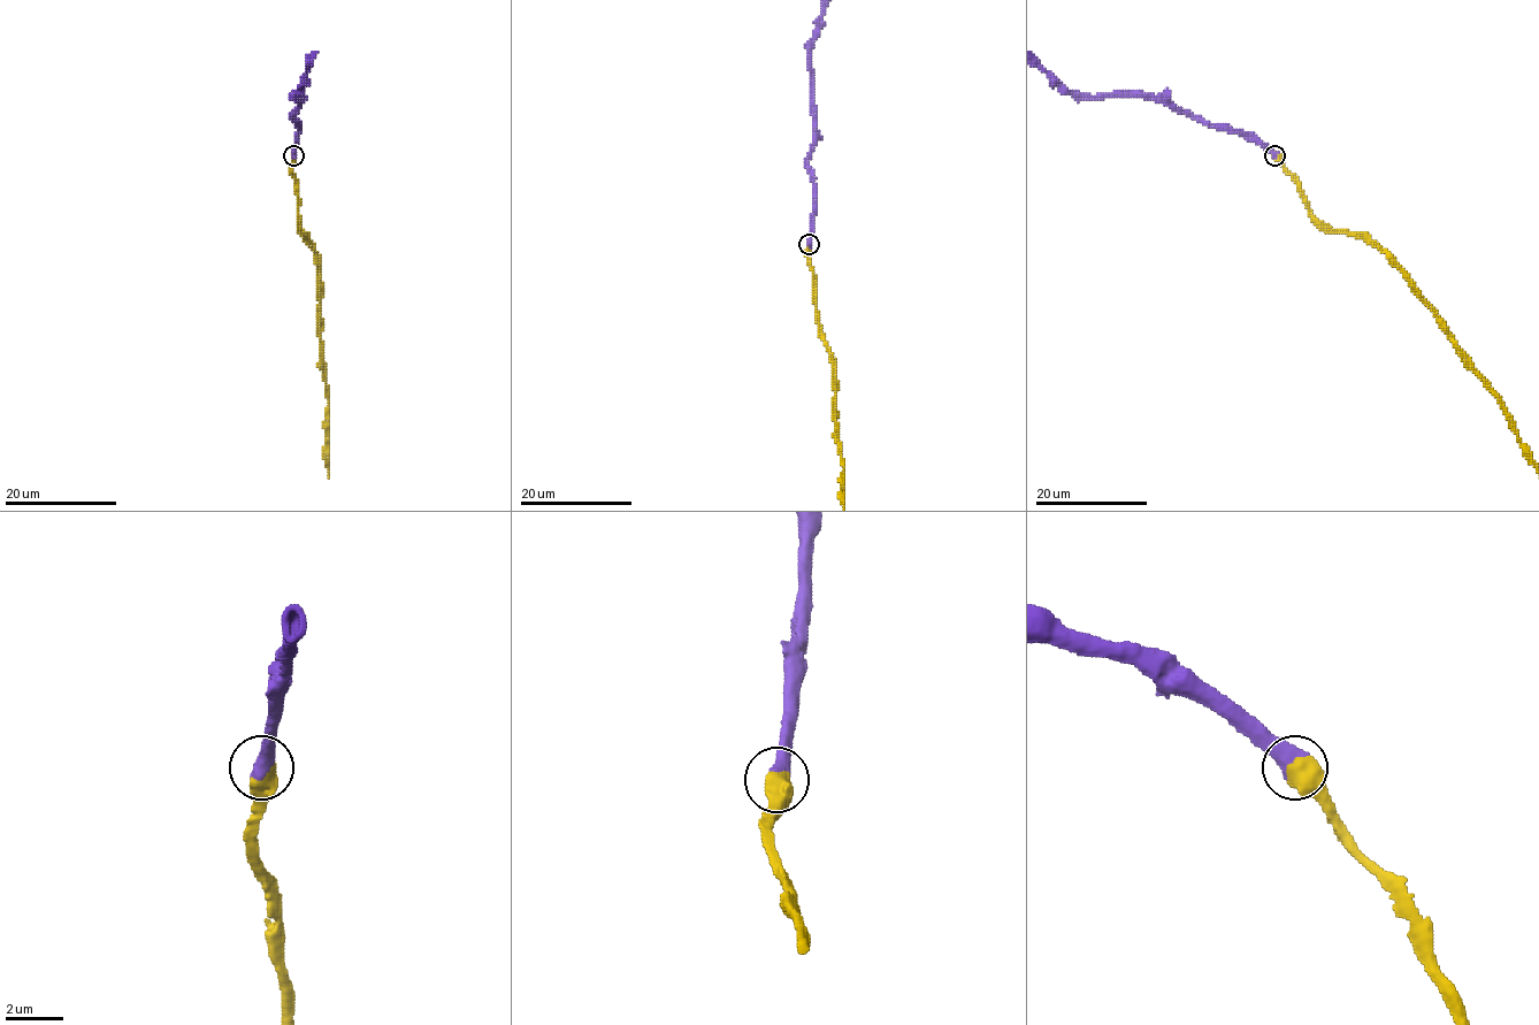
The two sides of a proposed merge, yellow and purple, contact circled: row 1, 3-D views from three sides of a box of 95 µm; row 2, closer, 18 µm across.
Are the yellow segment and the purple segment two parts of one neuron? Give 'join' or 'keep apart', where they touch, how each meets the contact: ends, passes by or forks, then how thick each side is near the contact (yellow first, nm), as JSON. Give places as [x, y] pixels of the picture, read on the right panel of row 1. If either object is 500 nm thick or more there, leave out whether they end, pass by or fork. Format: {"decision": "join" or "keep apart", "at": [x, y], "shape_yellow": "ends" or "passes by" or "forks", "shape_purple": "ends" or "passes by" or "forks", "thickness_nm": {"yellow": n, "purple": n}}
{"decision": "join", "at": [1275, 155], "thickness_nm": {"yellow": 750, "purple": 650}}

